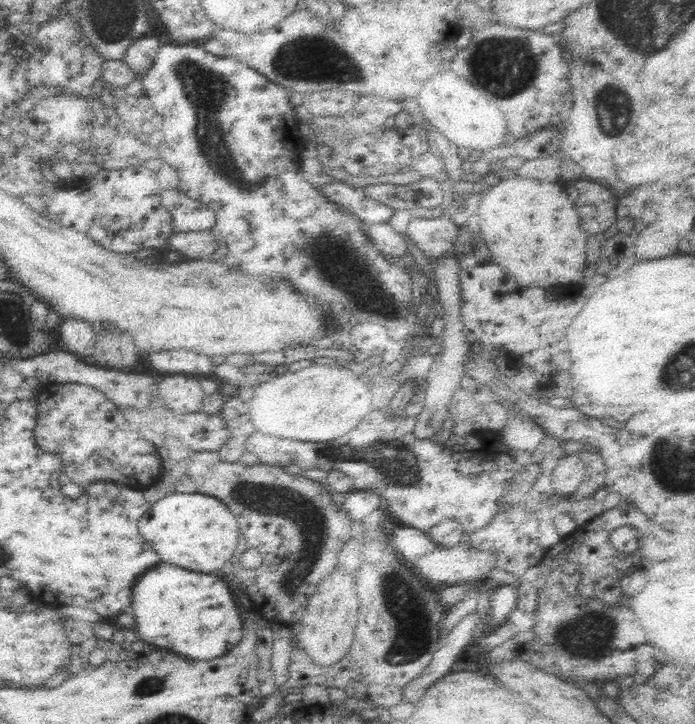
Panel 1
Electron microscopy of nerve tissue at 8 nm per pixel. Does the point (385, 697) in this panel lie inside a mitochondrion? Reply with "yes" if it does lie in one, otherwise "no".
no

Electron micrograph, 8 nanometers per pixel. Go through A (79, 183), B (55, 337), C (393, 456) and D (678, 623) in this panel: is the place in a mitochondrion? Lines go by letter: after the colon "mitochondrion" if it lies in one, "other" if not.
A: other
B: other
C: mitochondrion
D: other

